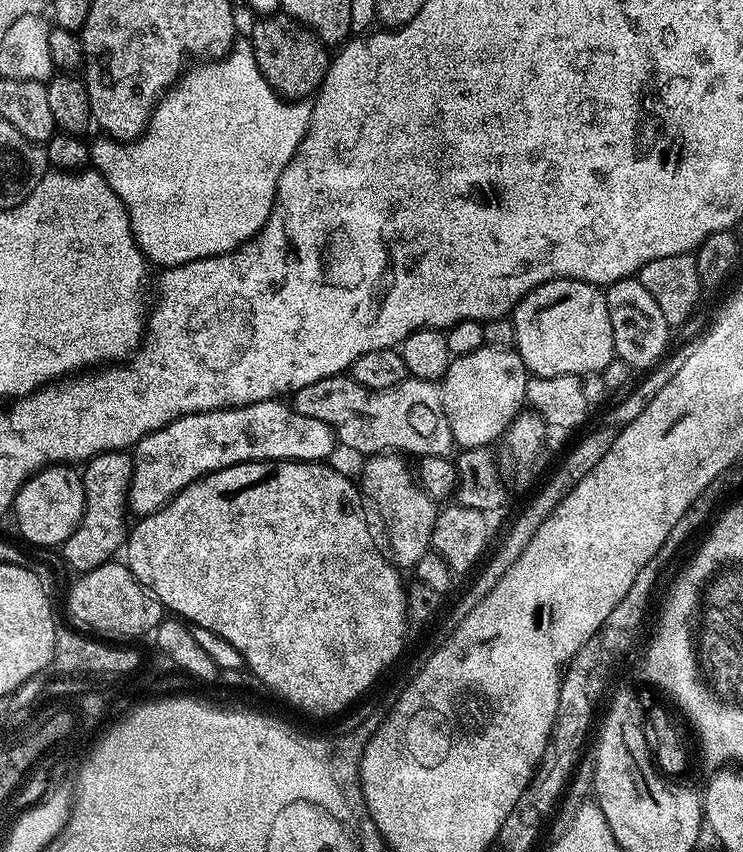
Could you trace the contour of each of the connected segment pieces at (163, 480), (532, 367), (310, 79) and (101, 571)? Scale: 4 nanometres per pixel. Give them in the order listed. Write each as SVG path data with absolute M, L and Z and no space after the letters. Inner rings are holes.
M279 399L217 412L192 412L151 432L134 446L128 506L137 517L151 516L187 484L209 472L248 460L324 462L335 448L338 441L329 424L318 422L318 418L306 418L306 414L298 414Z
M547 280L544 284L539 284L530 294L526 294L516 307L510 313L510 319L513 324L513 334L515 336L514 348L519 352L522 362L528 367L529 373L533 377L545 376L546 378L554 378L555 376L578 376L584 377L588 372L603 373L604 367L614 359L616 351L614 350L614 334L610 326L610 310L606 306L606 298L604 292L597 285L588 284L585 280Z
M273 14L257 21L252 28L250 47L262 78L266 78L277 96L289 102L307 101L326 78L330 63L329 49L309 28L283 14Z
M109 562L103 564L102 566L98 566L94 570L90 570L89 572L82 572L79 573L75 577L76 581L72 584L72 589L68 592L68 616L70 619L73 620L75 627L79 629L81 633L84 634L91 634L93 637L99 638L101 641L104 642L136 642L134 640L138 639L139 636L144 636L147 634L155 633L156 628L160 624L160 621L165 619L166 616L166 609L163 604L160 603L160 600L157 596L153 596L149 593L147 588L143 588L143 586L136 581L136 576L132 571L128 569L127 563L120 562L120 564L116 564L117 562Z

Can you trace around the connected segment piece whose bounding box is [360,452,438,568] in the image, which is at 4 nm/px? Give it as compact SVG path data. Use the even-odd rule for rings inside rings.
M394 452L375 453L362 470L360 488L363 495L376 504L388 524L393 561L402 568L414 568L424 553L431 549L437 503L421 487L403 455Z

